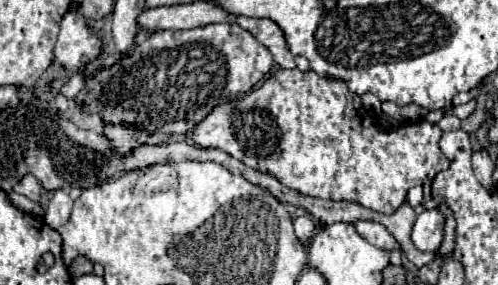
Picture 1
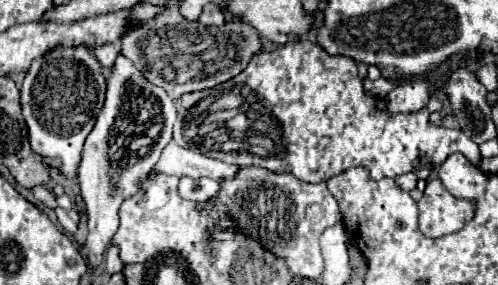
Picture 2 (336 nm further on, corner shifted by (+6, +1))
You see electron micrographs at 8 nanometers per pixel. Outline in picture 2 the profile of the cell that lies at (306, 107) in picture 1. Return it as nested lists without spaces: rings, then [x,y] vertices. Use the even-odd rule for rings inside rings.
[[[308,40],[288,42],[272,52],[258,52],[238,76],[218,84],[216,88],[184,94],[174,100],[174,104],[178,110],[174,140],[182,148],[236,166],[260,166],[276,174],[294,174],[298,180],[312,184],[326,182],[332,176],[356,166],[368,168],[372,180],[382,180],[416,172],[420,166],[440,168],[454,152],[462,152],[474,166],[480,164],[482,156],[478,146],[466,138],[462,130],[432,124],[426,108],[410,114],[392,114],[384,100],[368,94],[362,88],[354,60],[348,60],[346,56],[328,56],[318,44]],[[228,94],[240,98],[244,114],[224,122],[214,122],[214,98],[226,98]]]

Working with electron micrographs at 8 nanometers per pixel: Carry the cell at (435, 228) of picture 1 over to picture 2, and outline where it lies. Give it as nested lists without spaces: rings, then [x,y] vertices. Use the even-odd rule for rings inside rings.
[[[430,180],[420,202],[420,232],[428,238],[440,238],[458,232],[472,216],[474,206],[446,192],[440,180]]]

